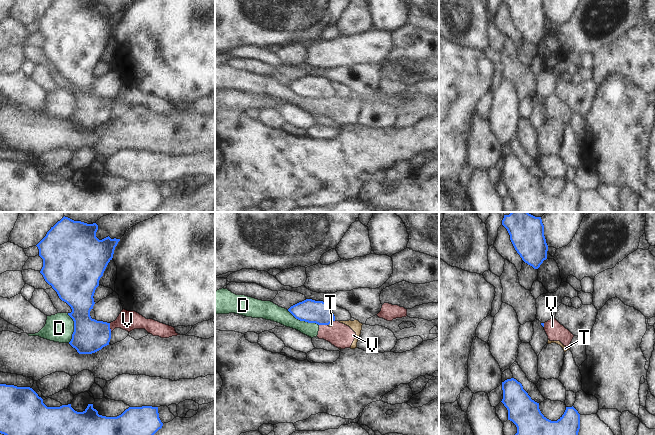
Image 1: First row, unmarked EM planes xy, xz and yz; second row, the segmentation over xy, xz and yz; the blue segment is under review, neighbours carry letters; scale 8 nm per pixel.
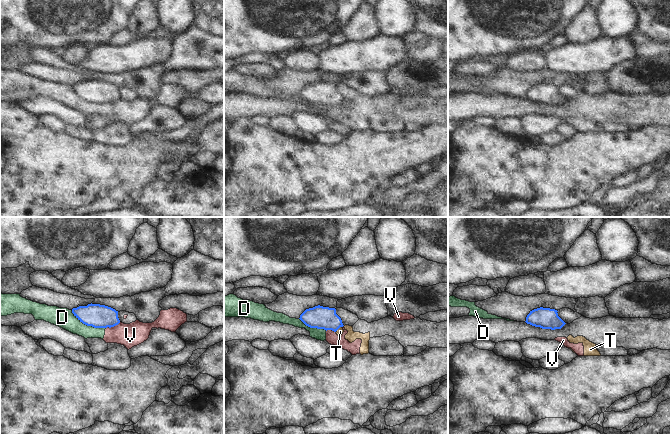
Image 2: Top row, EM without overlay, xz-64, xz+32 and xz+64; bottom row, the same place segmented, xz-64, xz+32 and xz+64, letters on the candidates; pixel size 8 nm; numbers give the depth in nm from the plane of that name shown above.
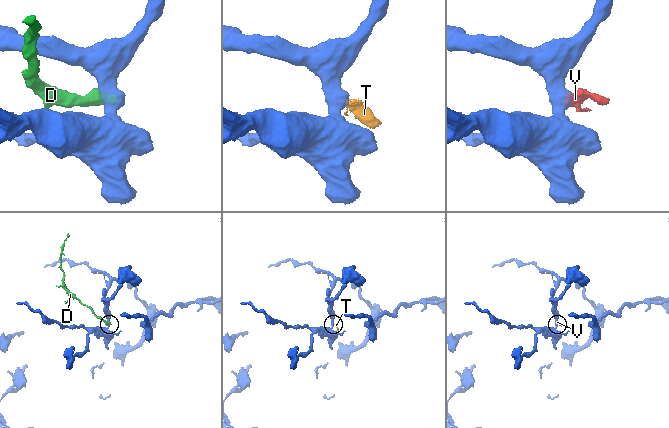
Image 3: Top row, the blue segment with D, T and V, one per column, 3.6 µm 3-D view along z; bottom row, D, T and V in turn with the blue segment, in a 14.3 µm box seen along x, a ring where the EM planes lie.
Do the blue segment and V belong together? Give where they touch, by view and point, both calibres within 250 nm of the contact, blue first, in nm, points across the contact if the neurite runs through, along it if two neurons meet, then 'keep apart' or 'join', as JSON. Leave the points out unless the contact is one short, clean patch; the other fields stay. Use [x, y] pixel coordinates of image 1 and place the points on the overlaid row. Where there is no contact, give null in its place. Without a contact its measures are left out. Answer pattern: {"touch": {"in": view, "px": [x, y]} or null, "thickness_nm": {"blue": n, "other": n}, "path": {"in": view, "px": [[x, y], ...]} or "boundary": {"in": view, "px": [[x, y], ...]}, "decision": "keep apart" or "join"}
{"touch": {"in": "xy", "px": [109, 327]}, "thickness_nm": {"blue": 260, "other": 160}, "boundary": {"in": "xy", "px": [[109, 323], [111, 331]]}, "decision": "keep apart"}

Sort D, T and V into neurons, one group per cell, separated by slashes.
D T V

